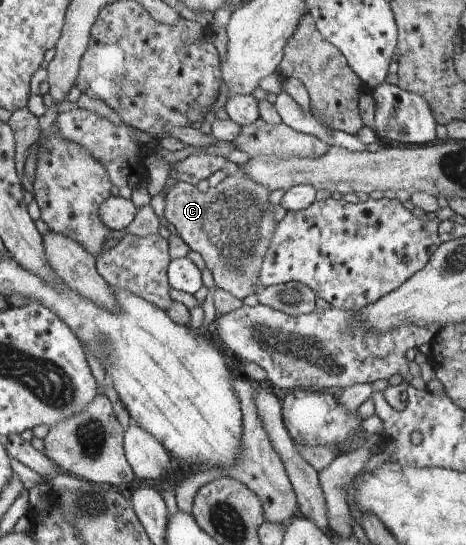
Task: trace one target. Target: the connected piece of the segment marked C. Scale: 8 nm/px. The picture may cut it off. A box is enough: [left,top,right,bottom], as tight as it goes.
[163,168,281,300]

